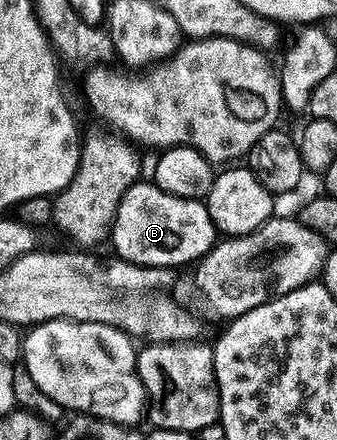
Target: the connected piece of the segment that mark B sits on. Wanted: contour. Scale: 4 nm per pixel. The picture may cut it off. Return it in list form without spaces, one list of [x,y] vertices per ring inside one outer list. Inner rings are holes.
[[[139,180],[124,192],[118,205],[112,227],[114,250],[123,262],[134,262],[137,266],[156,266],[159,268],[175,268],[185,262],[197,263],[216,245],[216,231],[208,216],[205,201],[196,198],[181,198],[164,192],[153,181]]]

